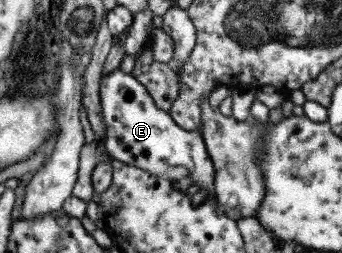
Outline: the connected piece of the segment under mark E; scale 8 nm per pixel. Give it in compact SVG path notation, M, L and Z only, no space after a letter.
M115 69L103 75L99 84L102 121L105 125L105 139L101 143L111 159L174 182L182 177L190 177L193 190L206 189L207 196L214 196L213 163L199 130L186 131L178 127L166 111L154 106L146 89L131 74Z

